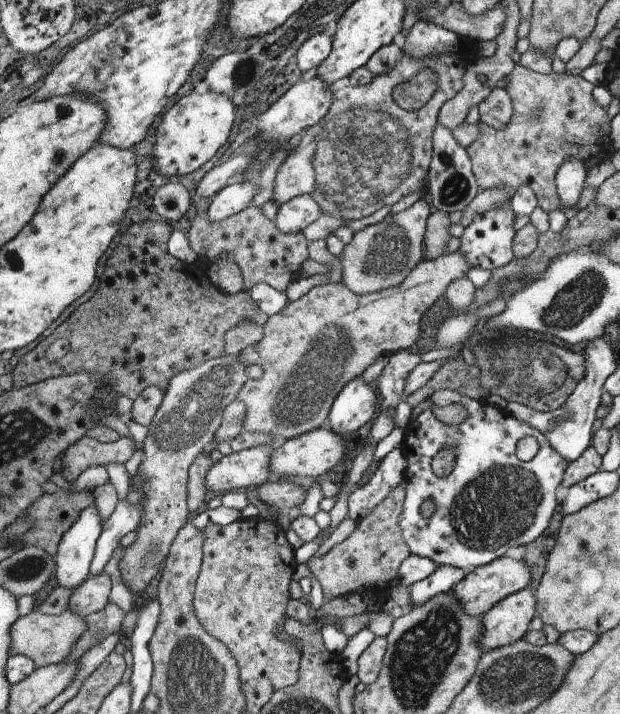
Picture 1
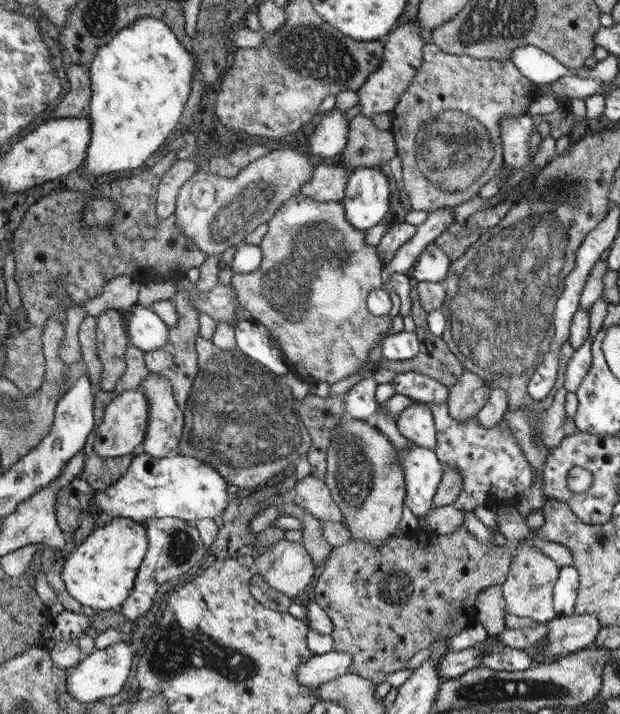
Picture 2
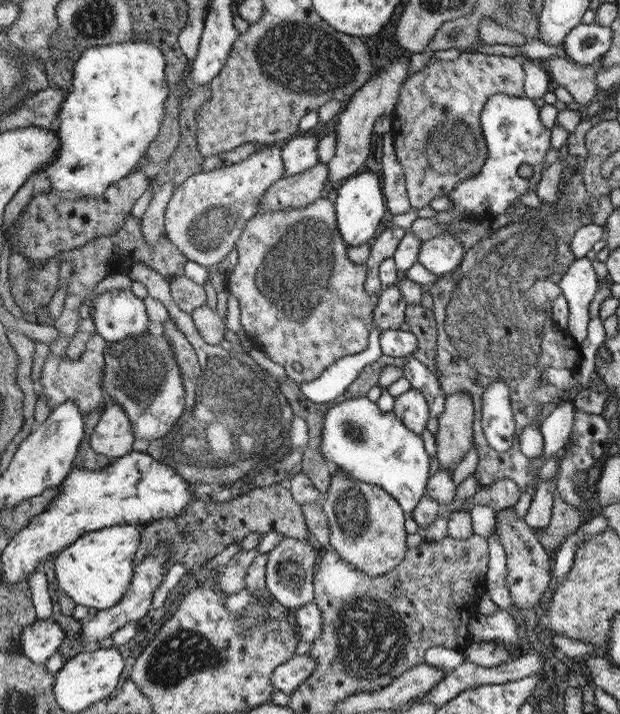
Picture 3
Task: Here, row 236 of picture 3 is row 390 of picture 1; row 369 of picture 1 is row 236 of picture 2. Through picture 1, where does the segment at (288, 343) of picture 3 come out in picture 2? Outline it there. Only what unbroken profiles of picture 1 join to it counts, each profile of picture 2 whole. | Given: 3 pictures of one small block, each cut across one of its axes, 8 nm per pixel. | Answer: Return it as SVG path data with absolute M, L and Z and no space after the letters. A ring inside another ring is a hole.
M295 196L267 222L267 232L257 244L261 248L261 264L255 272L233 274L231 282L237 290L239 304L251 312L255 324L263 324L277 338L287 366L301 378L311 378L325 384L341 382L349 376L375 376L375 370L363 372L375 344L391 330L391 318L375 316L367 310L365 298L375 288L385 288L383 260L377 248L367 242L367 230L355 228L347 220L347 206L323 204L309 196Z

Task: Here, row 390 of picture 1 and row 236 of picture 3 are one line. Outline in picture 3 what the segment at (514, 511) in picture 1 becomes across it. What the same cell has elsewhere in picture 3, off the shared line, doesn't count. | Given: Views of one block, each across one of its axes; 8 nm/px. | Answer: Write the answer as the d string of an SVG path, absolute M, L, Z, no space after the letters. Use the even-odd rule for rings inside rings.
M443 226L441 236L423 240L417 262L423 264L423 268L427 272L431 272L439 278L447 272L455 272L459 268L459 264L463 262L463 256L465 256L463 242L453 238L453 234L447 232L447 226Z

